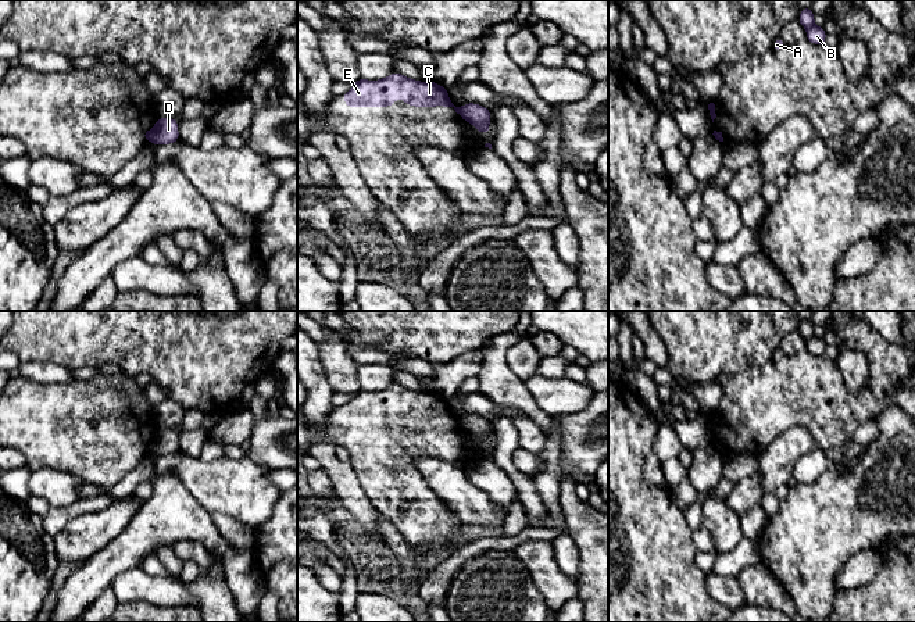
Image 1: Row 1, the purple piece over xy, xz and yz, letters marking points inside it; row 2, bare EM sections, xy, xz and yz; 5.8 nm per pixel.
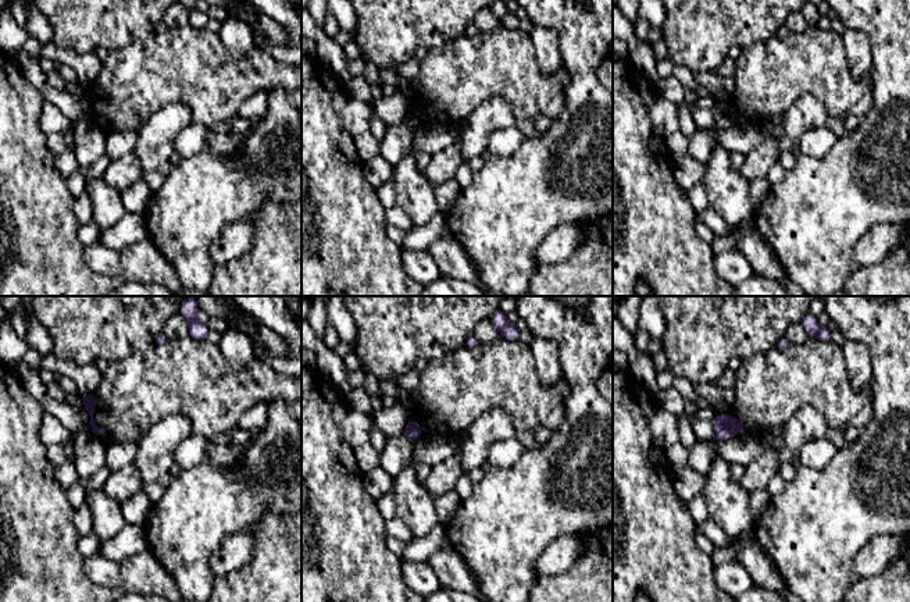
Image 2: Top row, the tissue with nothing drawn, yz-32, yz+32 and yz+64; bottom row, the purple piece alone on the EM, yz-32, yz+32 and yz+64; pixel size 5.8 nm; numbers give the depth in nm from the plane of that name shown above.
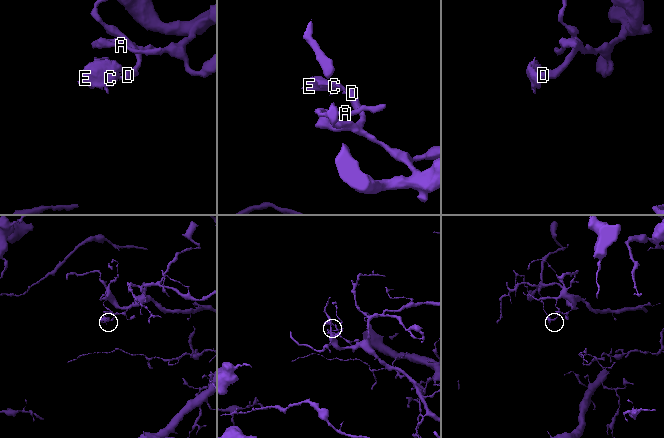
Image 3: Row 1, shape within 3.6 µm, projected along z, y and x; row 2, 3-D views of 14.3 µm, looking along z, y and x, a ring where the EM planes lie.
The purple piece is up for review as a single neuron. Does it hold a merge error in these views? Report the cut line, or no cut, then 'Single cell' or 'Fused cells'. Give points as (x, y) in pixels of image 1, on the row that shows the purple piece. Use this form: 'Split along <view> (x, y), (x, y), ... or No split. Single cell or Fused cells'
Split along xz (458, 108), (460, 113). Fused cells

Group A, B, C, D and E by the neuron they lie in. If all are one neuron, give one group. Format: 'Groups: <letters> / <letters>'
Groups: A B D / C E

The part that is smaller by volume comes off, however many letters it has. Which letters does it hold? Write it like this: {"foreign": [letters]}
{"foreign": ["C", "E"]}

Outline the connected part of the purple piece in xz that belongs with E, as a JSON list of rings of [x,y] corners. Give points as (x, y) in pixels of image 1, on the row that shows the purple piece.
[[[398,72],[379,81],[367,81],[360,78],[354,82],[354,86],[343,94],[343,100],[347,107],[392,107],[394,106],[393,101],[396,99],[403,99],[407,106],[415,107],[436,107],[437,104],[442,107],[453,107],[455,112],[460,114],[460,108],[451,103],[446,87],[433,81],[419,82],[410,79]]]

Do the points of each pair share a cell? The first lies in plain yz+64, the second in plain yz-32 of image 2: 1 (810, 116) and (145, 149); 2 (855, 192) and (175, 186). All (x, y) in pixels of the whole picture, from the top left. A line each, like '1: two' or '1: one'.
1: one
2: one

